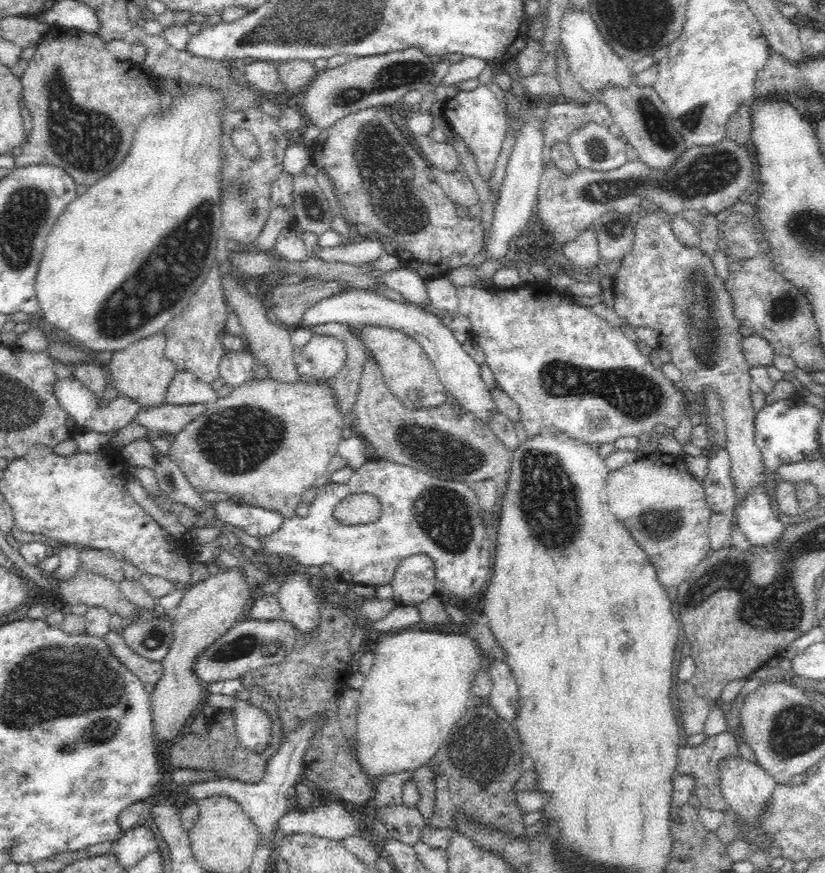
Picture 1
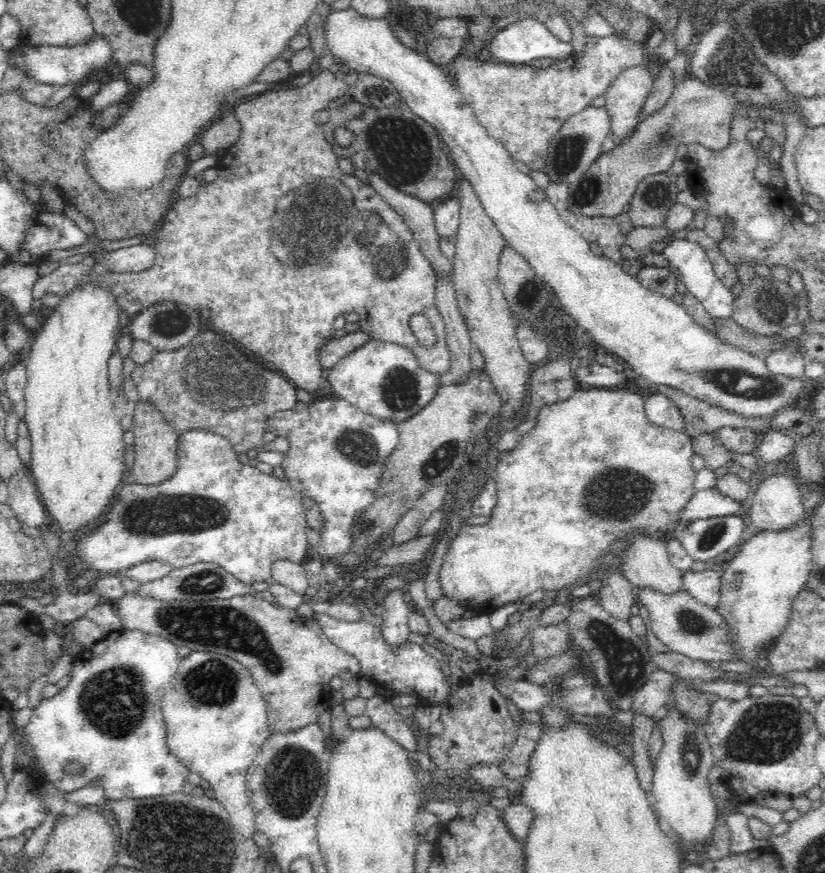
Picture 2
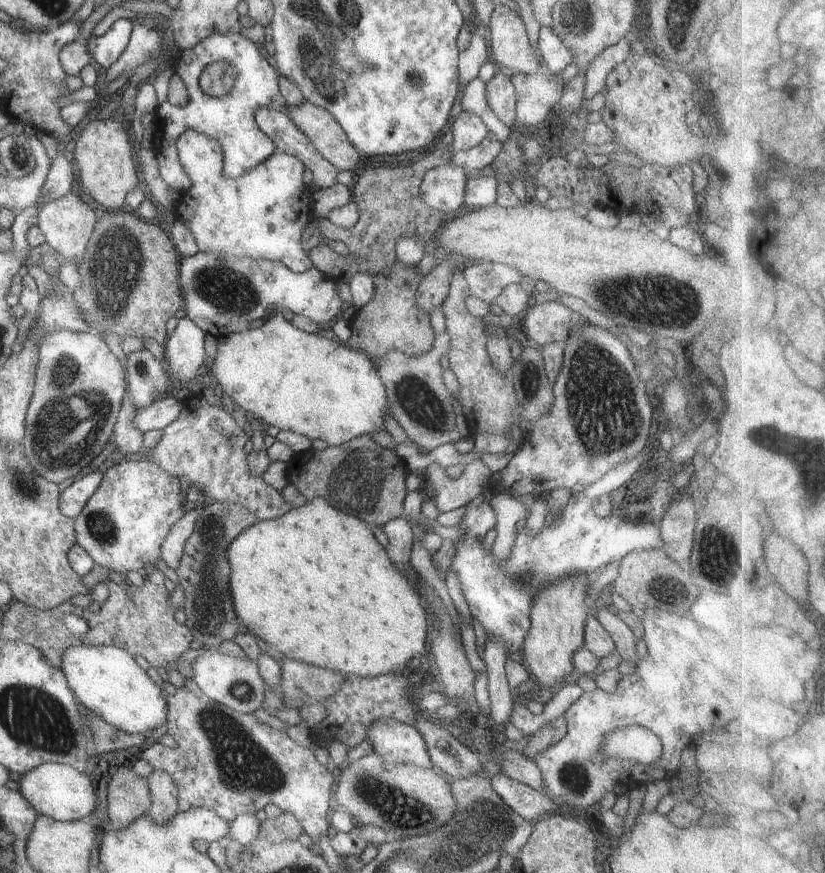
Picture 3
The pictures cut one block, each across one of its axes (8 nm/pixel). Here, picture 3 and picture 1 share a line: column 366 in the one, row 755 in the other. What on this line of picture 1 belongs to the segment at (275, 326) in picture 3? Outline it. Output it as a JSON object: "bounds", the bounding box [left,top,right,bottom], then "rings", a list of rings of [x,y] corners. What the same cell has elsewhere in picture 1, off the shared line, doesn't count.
{"bounds":[354,628,486,780],"rings":[[[431,628],[425,631],[422,631],[422,629],[399,629],[396,634],[387,635],[382,638],[382,640],[379,640],[373,653],[374,663],[371,666],[369,674],[365,676],[364,683],[360,690],[358,716],[356,718],[357,734],[354,757],[358,759],[358,763],[360,763],[363,772],[367,776],[382,780],[384,776],[396,776],[396,774],[402,774],[402,772],[414,772],[418,768],[421,768],[423,764],[431,763],[431,758],[438,752],[438,749],[446,740],[448,740],[451,728],[466,714],[466,710],[470,707],[470,698],[472,698],[473,695],[470,692],[470,686],[472,686],[472,680],[474,680],[476,672],[486,668],[486,654],[480,649],[478,643],[476,643],[462,628],[455,634],[441,633]]]}

